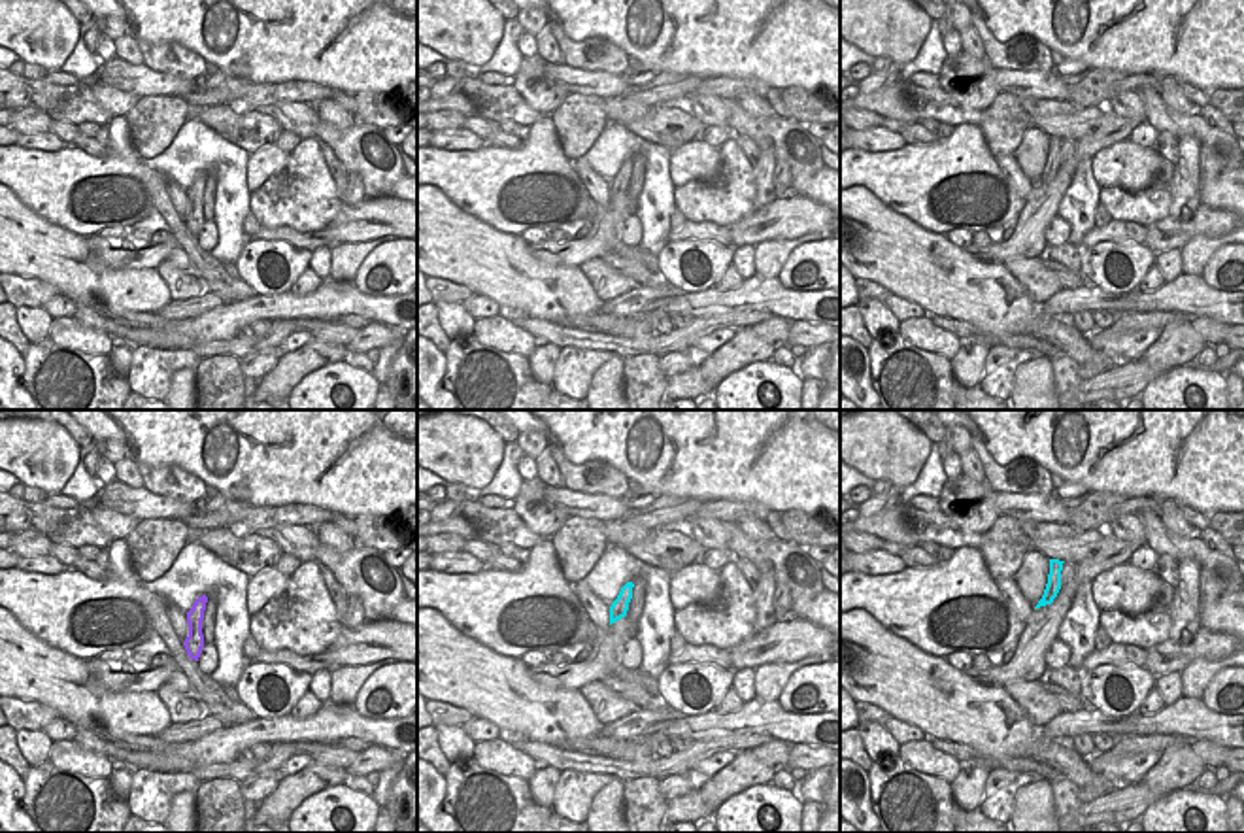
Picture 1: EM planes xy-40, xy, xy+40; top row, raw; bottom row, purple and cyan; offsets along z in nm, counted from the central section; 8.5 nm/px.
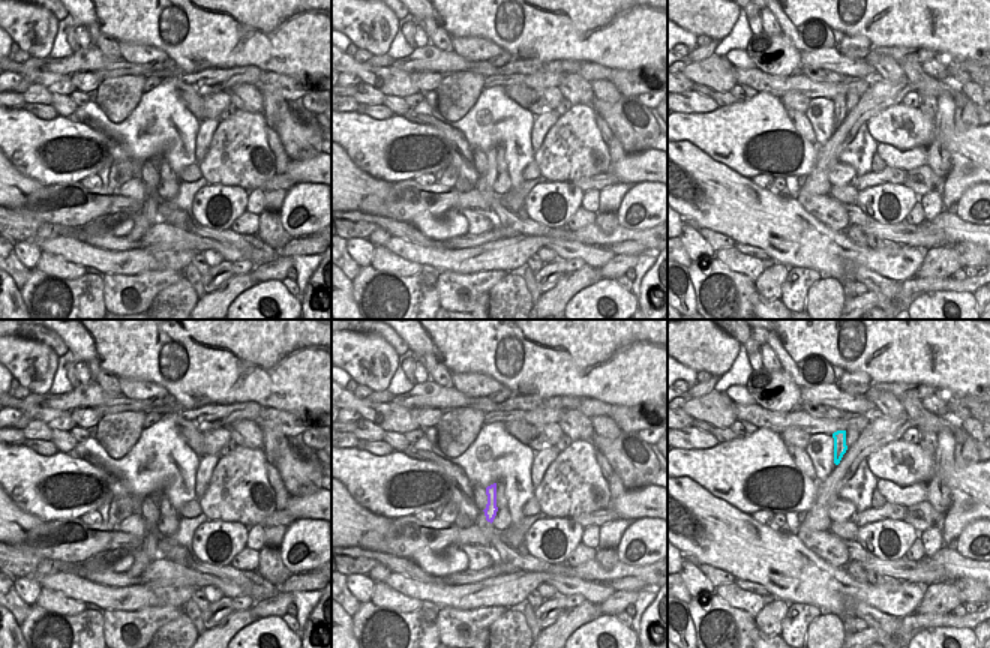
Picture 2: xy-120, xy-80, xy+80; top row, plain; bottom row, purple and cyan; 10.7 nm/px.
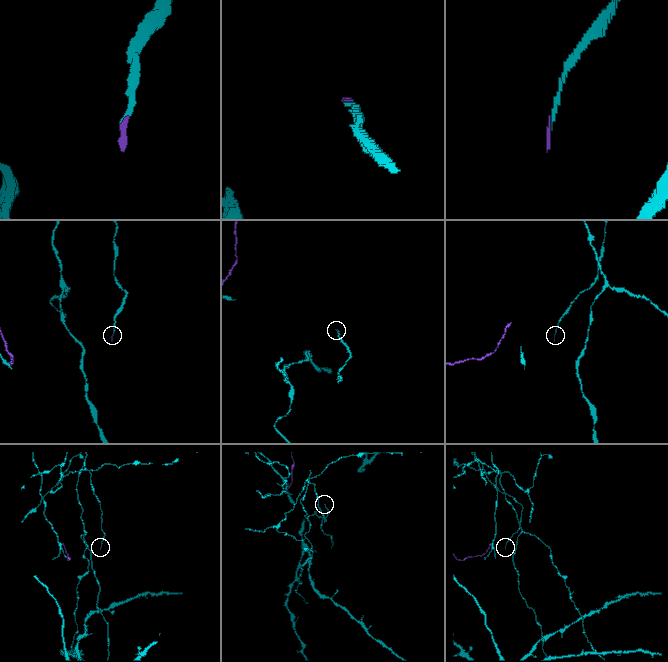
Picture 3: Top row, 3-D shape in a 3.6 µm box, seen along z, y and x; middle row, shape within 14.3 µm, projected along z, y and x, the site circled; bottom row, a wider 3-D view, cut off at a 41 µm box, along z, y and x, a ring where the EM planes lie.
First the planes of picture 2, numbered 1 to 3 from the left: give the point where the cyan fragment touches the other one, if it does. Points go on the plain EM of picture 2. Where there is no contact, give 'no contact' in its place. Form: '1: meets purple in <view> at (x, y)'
1: no contact
2: no contact
3: no contact

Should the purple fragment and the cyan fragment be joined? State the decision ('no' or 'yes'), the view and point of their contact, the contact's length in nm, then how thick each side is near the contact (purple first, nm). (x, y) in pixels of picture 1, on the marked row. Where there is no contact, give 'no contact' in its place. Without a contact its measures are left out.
no; no contact

